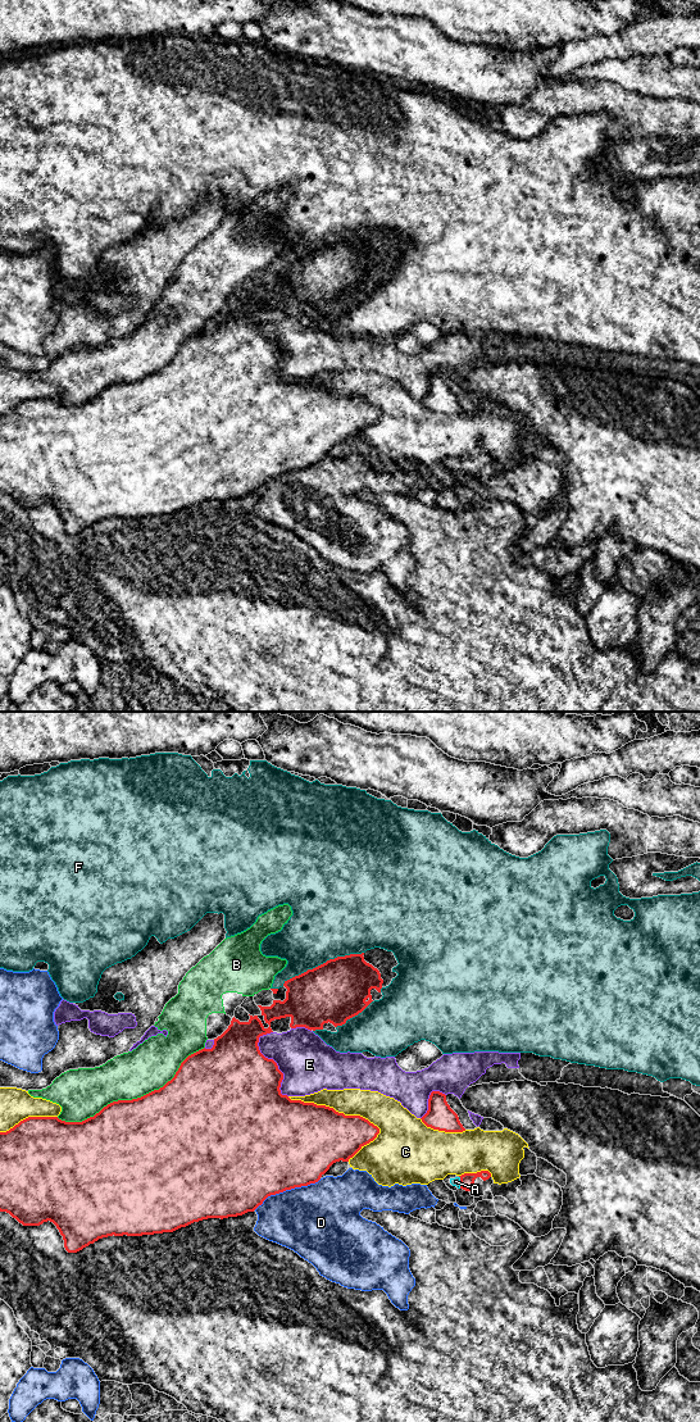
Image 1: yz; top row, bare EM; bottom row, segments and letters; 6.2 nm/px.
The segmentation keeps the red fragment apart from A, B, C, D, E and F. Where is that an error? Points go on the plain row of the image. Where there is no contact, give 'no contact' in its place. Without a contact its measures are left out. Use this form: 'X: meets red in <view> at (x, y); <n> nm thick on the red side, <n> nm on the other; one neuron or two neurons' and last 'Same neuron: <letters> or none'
A: meets red in yz at (460, 464); 90 nm thick on the red side, 50 nm on the other; one neuron
B: meets red in yz at (132, 381); 500 nm thick on the red side, 300 nm on the other; two neurons
C: meets red in yz at (333, 391); 460 nm thick on the red side, 190 nm on the other; two neurons
D: meets red in yz at (287, 471); 500 nm thick on the red side, 440 nm on the other; two neurons
E: meets red in yz at (273, 342); 460 nm thick on the red side, 340 nm on the other; two neurons
F: meets red in yz at (323, 245); 380 nm thick on the red side, 440 nm on the other; two neurons
Same neuron: A

